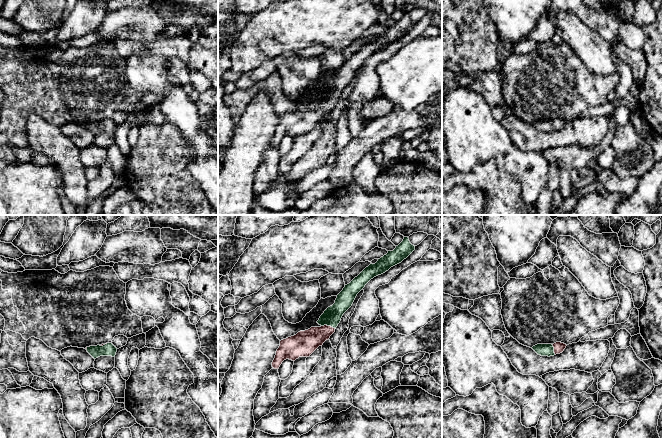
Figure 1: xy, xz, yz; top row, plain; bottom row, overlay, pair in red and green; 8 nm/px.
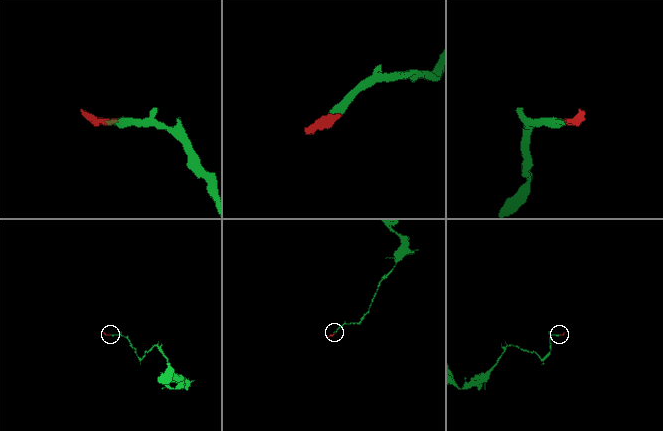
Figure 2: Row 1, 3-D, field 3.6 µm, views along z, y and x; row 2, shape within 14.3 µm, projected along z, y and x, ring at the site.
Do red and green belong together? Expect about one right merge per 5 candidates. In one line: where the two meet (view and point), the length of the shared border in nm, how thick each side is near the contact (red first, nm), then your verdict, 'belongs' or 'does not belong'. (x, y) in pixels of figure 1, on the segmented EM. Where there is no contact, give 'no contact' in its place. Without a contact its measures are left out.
meets red in xz at (328, 326); contact 120 nm long; 200 nm thick on the red side, 150 nm on the other; belongs

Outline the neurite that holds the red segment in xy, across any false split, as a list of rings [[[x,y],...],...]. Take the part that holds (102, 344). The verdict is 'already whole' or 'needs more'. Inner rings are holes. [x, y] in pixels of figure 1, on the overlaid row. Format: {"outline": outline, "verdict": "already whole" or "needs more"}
{"outline": [[[106,343],[97,346],[89,346],[85,348],[87,352],[94,358],[100,356],[112,356],[115,357],[117,348],[112,343]]], "verdict": "needs more"}

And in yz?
{"outline": [[[556,342],[554,344],[537,344],[532,347],[532,349],[541,356],[554,356],[560,354],[566,348],[566,344],[561,342]]], "verdict": "needs more"}

